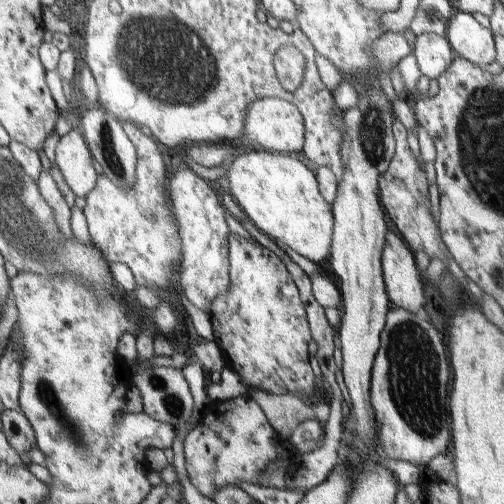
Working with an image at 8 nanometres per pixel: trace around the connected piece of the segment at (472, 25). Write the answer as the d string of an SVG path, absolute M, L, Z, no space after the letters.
M453 13L445 26L444 37L452 51L474 66L495 61L492 32L479 24L471 13Z

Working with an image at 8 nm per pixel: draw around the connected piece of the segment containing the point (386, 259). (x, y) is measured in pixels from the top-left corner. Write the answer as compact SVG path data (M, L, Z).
M392 232L386 235L386 247L383 248L383 284L392 307L416 313L425 302L415 260L399 236Z

